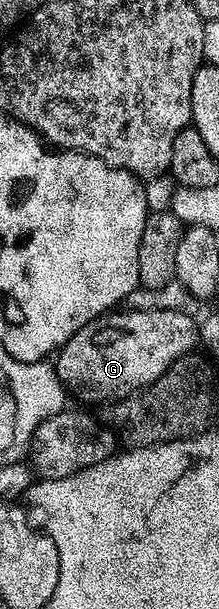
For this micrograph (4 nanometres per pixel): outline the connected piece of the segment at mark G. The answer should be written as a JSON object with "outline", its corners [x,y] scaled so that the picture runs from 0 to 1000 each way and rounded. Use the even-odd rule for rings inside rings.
{"outline":[[[557,507],[434,524],[425,530],[347,545],[260,578],[265,617],[324,644],[379,642],[393,649],[434,649],[447,655],[484,655],[479,658],[616,647],[680,629],[708,629],[744,612],[795,601],[808,589],[881,571],[868,568],[895,563],[895,530],[868,522],[840,511],[621,512]]]}

